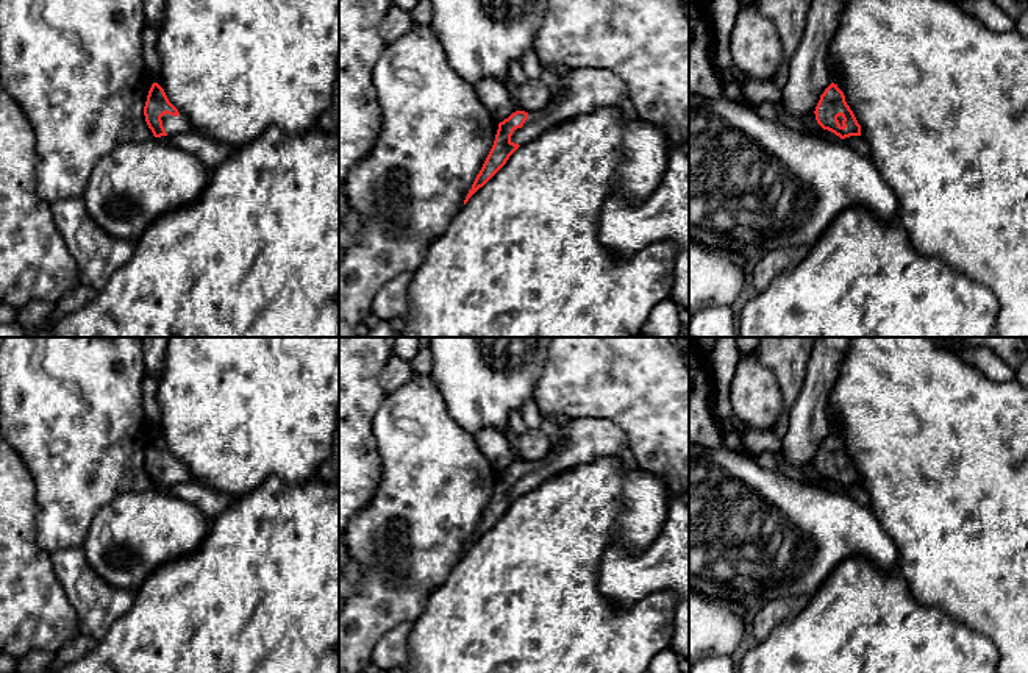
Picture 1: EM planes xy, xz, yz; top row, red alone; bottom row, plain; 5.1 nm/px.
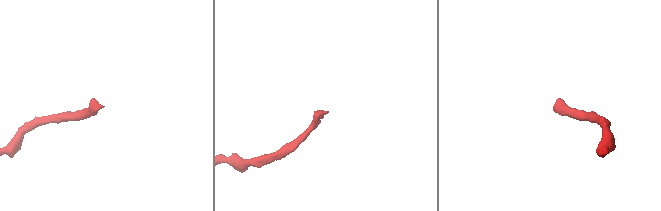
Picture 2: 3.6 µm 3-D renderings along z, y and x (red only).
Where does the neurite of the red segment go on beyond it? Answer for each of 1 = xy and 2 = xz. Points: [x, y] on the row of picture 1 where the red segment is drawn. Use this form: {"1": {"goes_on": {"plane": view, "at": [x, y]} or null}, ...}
{"1": {"goes_on": {"plane": "xy", "at": [171, 124]}}, "2": {"goes_on": {"plane": "xz", "at": [578, 91]}}}

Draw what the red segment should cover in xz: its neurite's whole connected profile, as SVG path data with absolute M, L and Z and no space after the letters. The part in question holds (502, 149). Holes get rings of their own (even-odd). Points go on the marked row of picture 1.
M592 67L570 69L558 73L551 81L555 84L556 95L547 109L534 114L516 111L508 119L498 123L494 145L472 184L472 189L467 194L464 205L506 164L509 156L523 142L534 139L536 136L558 125L562 120L569 120L600 108L620 108L622 101L628 98L628 89L623 80L616 72L611 72L608 69L592 69Z

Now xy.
M153 83L148 91L144 116L155 137L192 131L189 120L169 101L158 83Z

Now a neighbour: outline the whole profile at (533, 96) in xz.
M550 78L528 80L514 86L512 103L517 109L534 114L547 109L556 95L555 84Z

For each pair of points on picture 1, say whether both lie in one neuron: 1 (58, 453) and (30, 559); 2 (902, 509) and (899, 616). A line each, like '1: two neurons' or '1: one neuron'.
1: two neurons
2: two neurons

